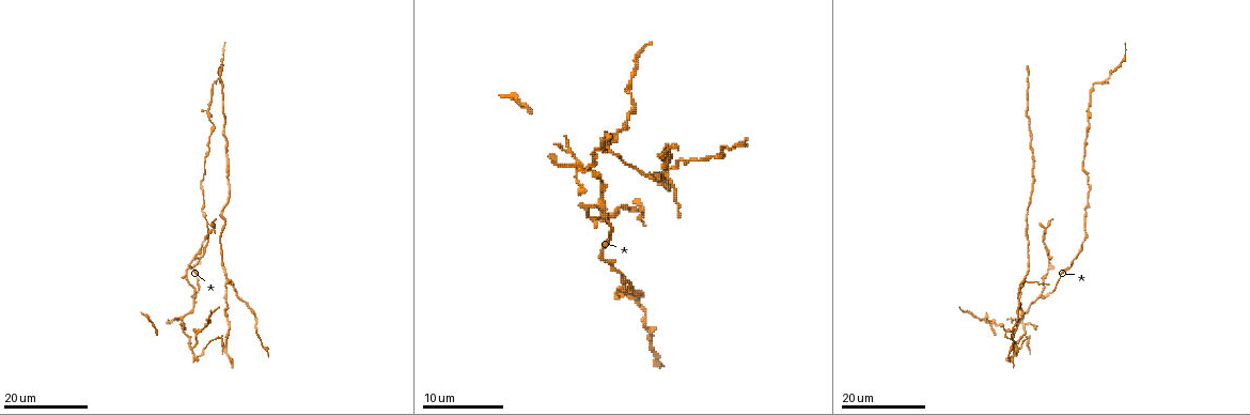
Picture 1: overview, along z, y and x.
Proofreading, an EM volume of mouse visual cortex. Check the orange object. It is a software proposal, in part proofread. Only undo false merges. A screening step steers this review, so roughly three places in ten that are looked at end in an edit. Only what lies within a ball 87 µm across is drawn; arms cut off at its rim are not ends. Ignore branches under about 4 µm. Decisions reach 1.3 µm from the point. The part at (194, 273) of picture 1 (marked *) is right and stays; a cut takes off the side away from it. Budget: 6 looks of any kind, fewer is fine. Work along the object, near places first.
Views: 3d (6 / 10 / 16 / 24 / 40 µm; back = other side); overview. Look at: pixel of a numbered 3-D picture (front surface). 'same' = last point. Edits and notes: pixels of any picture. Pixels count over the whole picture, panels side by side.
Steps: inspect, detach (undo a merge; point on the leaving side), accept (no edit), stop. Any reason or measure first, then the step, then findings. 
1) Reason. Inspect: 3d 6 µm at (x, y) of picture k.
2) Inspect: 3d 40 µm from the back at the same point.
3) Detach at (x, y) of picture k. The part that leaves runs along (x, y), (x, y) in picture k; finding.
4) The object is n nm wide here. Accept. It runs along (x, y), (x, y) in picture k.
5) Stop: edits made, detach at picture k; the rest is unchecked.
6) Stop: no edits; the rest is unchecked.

A fork. Inspect: 3d 24 µm at (602, 199) of picture 1.

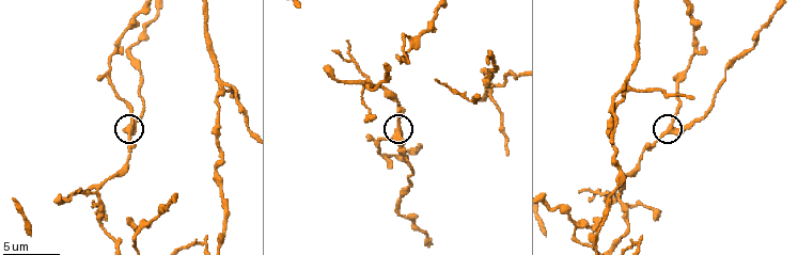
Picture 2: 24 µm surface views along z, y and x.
Inspect: 3d 6 µm at (670, 125) of picture 2.

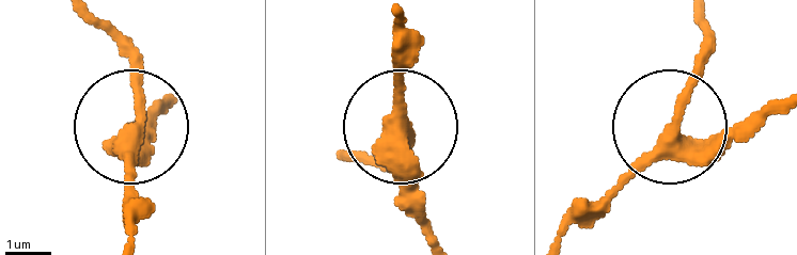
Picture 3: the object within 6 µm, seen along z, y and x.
Accept. It runs along (434, 241), (403, 133), (384, 169) in picture 3; continuous, no second neuron.

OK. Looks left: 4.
Four or more arms meet. Inspect: 3d 10 µm at (624, 85) of picture 2.

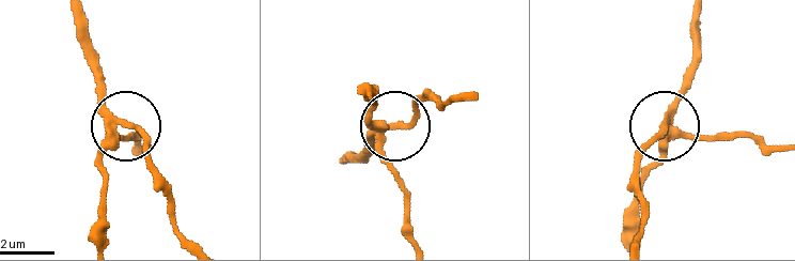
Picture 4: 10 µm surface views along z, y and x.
Zoom in. Inspect: 3d 6 µm at (118, 123) of picture 4.

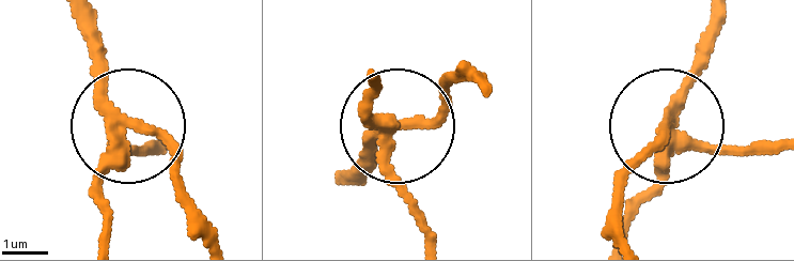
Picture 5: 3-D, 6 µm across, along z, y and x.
Detach at (170, 149) of picture 5. The part that leaves runs along (109, 107), (79, 19) in picture 5; two neurons meet here.

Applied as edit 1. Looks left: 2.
Four-way junction. Inspect: 3d 10 µm at (616, 196) of picture 2.

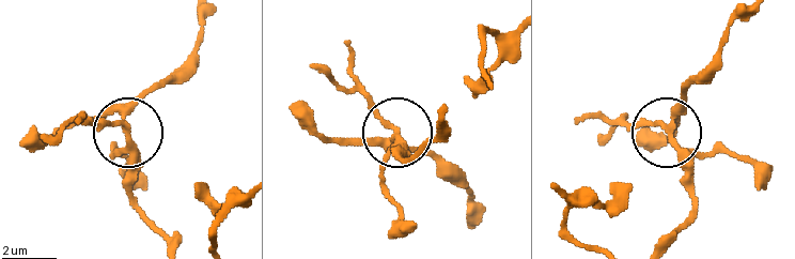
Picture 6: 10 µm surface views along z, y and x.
4 arms meet here. Detach at (371, 110) of picture 6. The part that leaves runs along (398, 136), (362, 94), (310, 67) in picture 6; a second neuron is stuck on.

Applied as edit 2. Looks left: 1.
Stop: edits made, detach at picture 5, detach at picture 6; the rest is unchecked.

